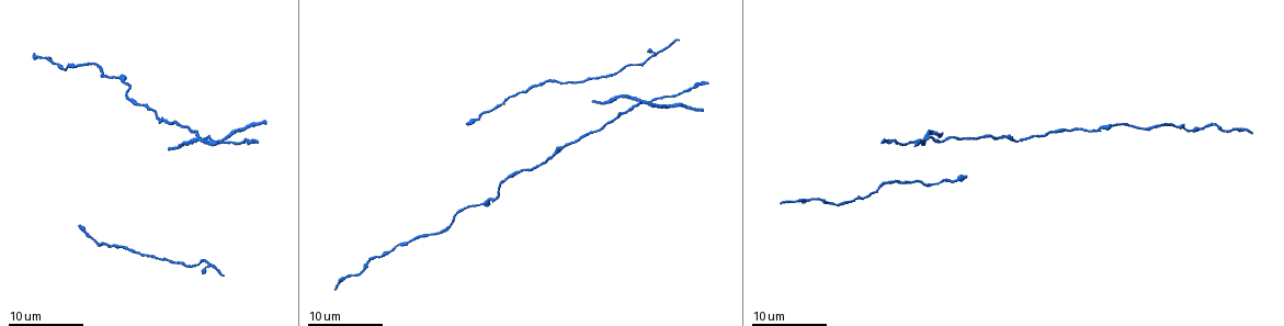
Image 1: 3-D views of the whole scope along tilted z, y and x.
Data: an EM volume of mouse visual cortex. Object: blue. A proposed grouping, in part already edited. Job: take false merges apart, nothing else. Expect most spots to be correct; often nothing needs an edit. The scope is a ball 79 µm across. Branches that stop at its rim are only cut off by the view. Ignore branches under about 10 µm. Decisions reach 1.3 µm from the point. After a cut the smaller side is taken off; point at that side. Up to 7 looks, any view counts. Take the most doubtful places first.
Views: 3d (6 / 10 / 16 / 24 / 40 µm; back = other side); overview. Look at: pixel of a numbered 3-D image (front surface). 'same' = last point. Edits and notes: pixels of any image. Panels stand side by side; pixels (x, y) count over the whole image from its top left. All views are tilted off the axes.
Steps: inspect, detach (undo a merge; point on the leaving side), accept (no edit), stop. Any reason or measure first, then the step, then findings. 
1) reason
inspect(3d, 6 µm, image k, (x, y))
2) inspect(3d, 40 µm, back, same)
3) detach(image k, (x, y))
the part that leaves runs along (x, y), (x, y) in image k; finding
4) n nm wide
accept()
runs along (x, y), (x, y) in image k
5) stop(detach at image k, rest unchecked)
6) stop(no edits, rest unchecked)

inspect(3d, 10 µm, image 1, (126, 249))

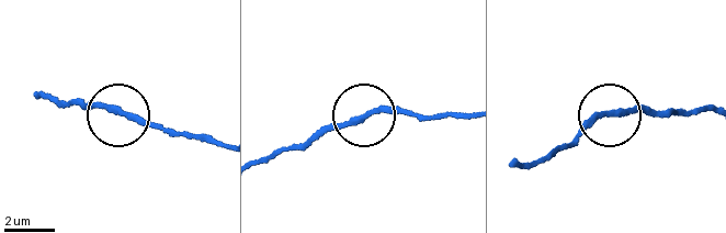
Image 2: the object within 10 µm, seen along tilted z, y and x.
accept()
continuous, no second cell

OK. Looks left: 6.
narrows sharply
inspect(3d, 6 µm, image 1, (90, 64))

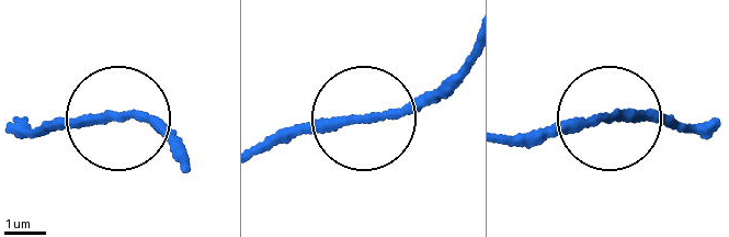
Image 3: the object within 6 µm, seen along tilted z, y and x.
accept()
runs along (467, 67), (385, 112), (331, 114), (270, 139) in image 3; one cell here

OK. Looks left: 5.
inspect(3d, 10 µm, image 1, (480, 205))

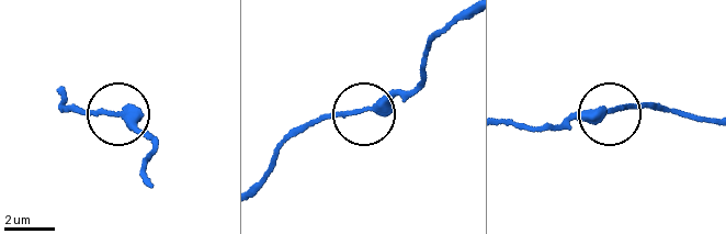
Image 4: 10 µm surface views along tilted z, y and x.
inspect(3d, 10 µm, back, image 4, (112, 112))

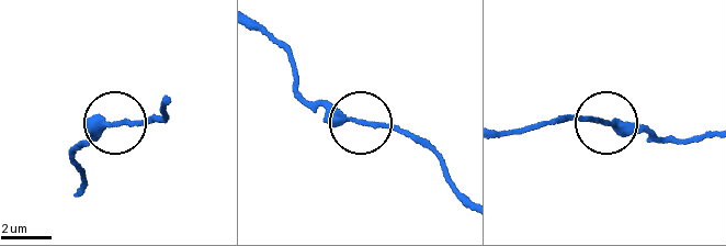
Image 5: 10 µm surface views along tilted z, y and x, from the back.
accept()
all the same cell

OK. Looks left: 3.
stop(no edits, rest unchecked)

